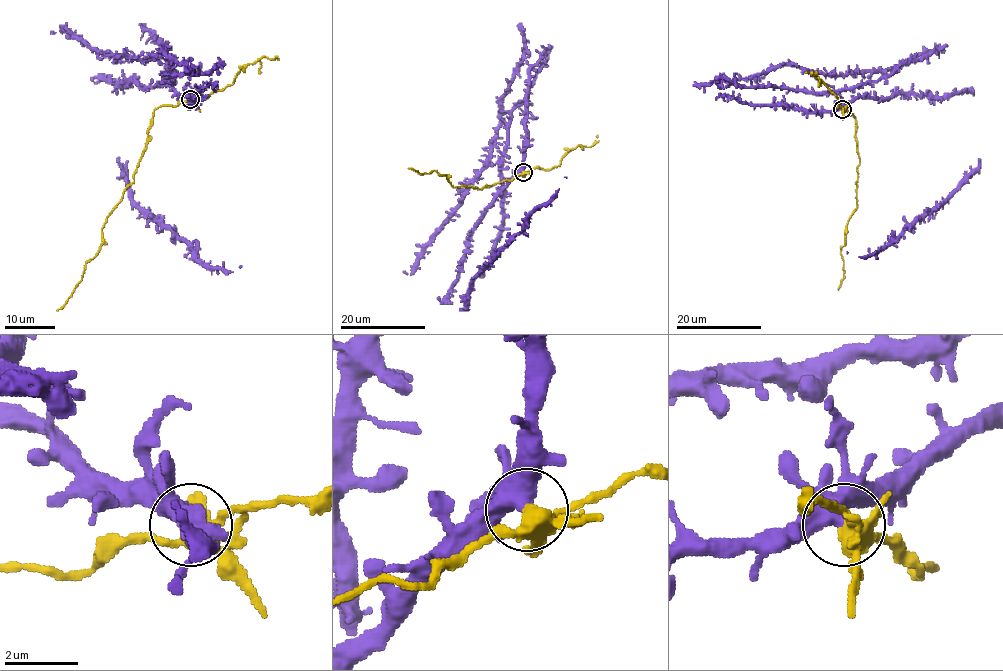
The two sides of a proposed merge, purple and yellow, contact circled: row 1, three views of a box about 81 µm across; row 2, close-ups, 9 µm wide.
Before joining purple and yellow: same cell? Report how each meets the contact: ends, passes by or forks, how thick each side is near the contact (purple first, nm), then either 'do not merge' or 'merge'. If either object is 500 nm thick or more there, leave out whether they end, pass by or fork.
purple passes by; yellow forks there; 420 nm thick on the purple side, 400 nm on the other; do not merge

